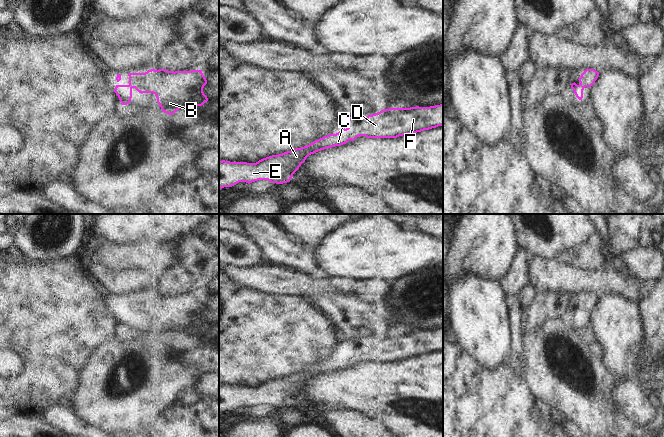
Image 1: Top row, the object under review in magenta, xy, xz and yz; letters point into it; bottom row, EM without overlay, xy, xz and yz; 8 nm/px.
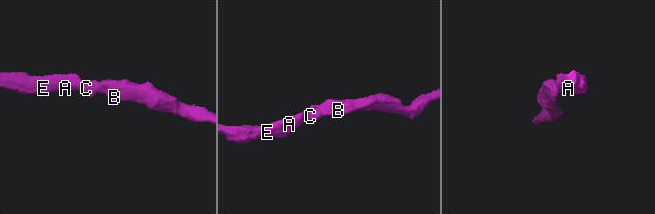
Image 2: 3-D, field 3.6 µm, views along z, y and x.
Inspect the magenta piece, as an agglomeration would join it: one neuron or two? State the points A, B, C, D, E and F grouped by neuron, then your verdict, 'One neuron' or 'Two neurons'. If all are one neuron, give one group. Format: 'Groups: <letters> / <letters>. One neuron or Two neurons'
Groups: A B C D E F. One neuron

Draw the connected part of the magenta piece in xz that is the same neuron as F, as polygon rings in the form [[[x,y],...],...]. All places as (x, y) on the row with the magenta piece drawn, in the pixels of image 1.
[[[443,104],[384,109],[368,116],[339,119],[338,126],[341,129],[336,134],[328,134],[307,146],[272,155],[256,163],[219,161],[219,190],[239,182],[250,184],[258,180],[287,183],[309,155],[341,146],[359,136],[397,138],[443,126]]]

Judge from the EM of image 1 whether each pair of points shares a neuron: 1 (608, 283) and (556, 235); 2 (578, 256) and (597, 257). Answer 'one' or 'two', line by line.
1: two
2: one

